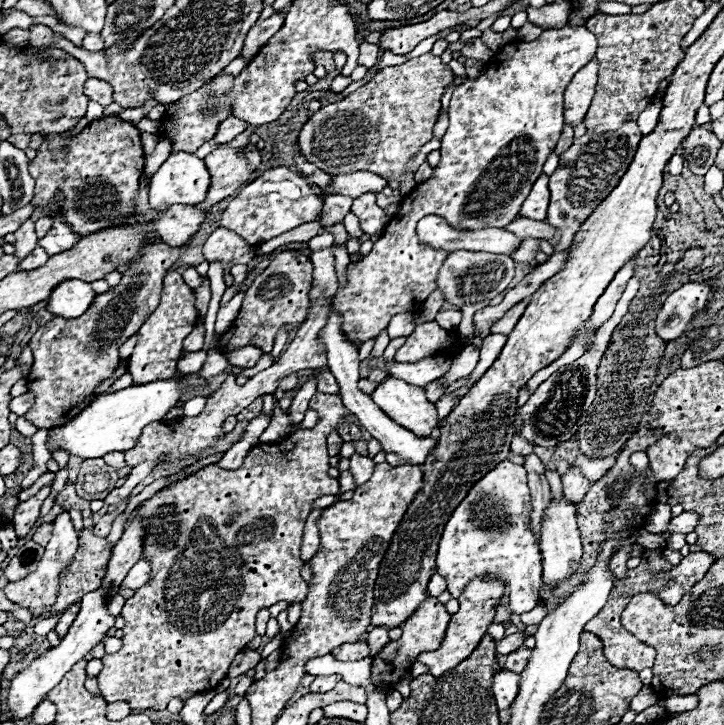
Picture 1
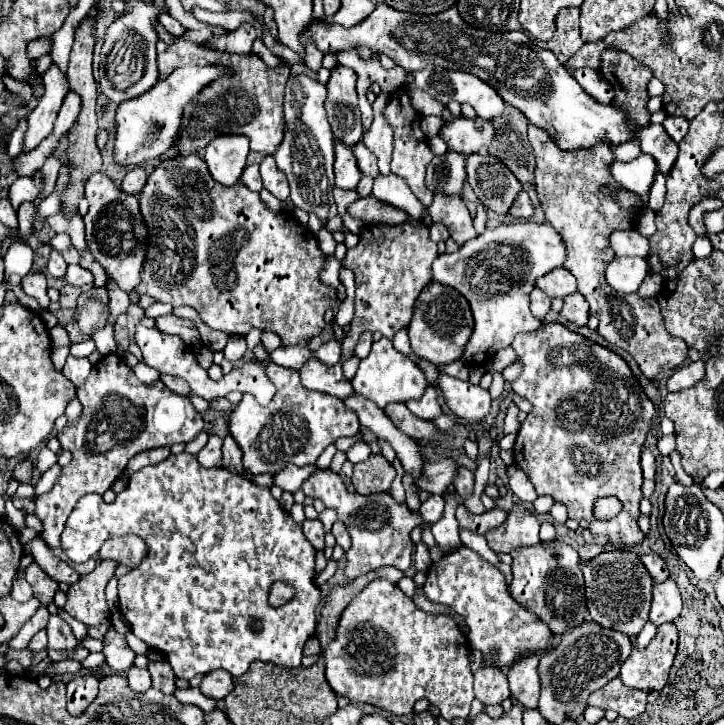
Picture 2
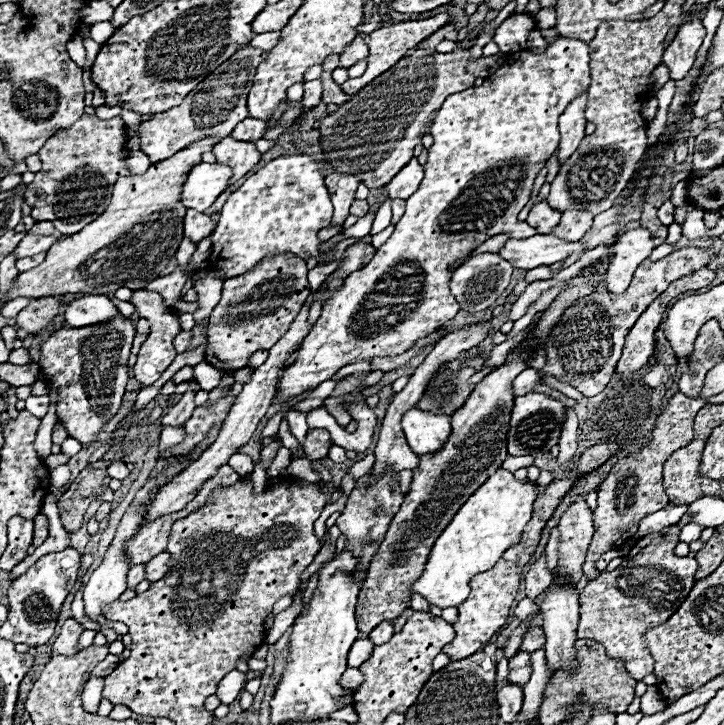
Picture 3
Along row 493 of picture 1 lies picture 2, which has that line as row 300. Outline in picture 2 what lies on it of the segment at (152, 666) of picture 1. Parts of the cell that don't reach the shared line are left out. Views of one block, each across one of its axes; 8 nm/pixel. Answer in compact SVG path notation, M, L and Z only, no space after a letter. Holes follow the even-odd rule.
M196 152L192 156L162 160L148 176L144 192L140 194L140 208L150 234L142 282L136 288L140 294L152 296L156 302L188 304L200 312L210 328L228 332L230 336L246 336L252 328L260 328L278 334L282 344L304 346L306 340L320 334L326 324L326 306L336 304L338 294L320 280L326 256L320 250L316 236L298 224L292 214L288 218L286 214L268 210L260 194L248 190L242 180L232 188L216 184L208 166ZM174 178L184 178L186 186L182 190L176 188Z

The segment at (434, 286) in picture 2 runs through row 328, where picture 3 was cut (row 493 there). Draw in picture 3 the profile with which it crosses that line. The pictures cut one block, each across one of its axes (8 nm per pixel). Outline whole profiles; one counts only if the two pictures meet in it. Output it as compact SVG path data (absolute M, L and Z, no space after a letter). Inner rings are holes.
M532 348L516 350L508 356L504 366L490 372L480 384L476 384L466 404L452 414L452 434L444 448L436 454L422 456L414 470L410 492L406 494L400 510L390 522L386 538L382 540L376 556L368 564L366 580L358 594L356 620L362 634L370 634L380 622L398 618L410 606L410 584L418 580L428 552L440 532L450 524L460 506L500 468L506 460L506 434L508 420L514 404L512 380L526 370L526 358Z

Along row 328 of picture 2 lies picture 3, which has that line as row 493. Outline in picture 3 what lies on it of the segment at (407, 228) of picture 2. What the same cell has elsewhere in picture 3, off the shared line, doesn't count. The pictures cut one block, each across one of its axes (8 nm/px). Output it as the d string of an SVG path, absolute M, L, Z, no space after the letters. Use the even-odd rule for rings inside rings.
M394 470L386 472L382 476L382 486L380 484L374 484L370 488L366 488L366 482L368 482L368 476L356 480L356 486L354 490L350 492L348 496L348 502L346 502L346 508L342 512L342 516L336 520L336 524L340 526L340 532L348 538L346 542L346 548L344 550L350 550L352 554L356 554L360 558L360 564L358 564L358 576L364 576L364 570L366 566L370 564L372 556L376 554L376 548L380 546L380 540L384 540L384 534L388 530L388 524L392 520L392 516L398 512L402 500L404 500L404 494L400 494L400 488L398 488L398 482L392 480L394 476ZM376 504L382 504L382 516L374 516L374 510L376 510Z

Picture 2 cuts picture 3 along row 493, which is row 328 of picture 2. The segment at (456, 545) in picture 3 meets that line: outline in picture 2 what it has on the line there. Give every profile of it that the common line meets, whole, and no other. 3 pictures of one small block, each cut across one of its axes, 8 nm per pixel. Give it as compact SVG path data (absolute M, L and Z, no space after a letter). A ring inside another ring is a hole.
M514 222L488 228L484 234L460 246L454 254L442 254L432 264L432 280L456 288L466 300L470 300L474 312L474 336L466 344L464 360L470 364L484 364L494 350L512 344L520 332L532 332L542 326L530 312L528 294L534 288L536 278L564 264L566 248L560 234L548 224Z

